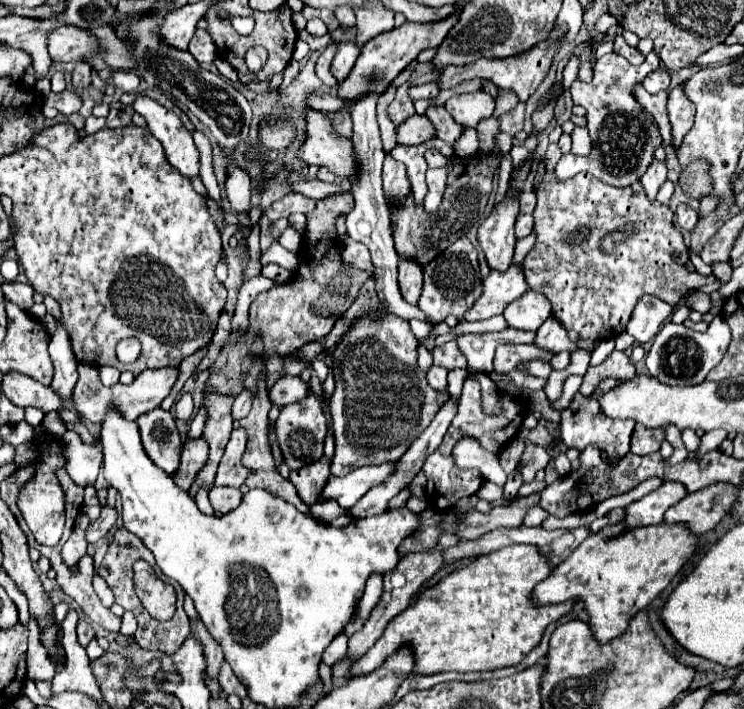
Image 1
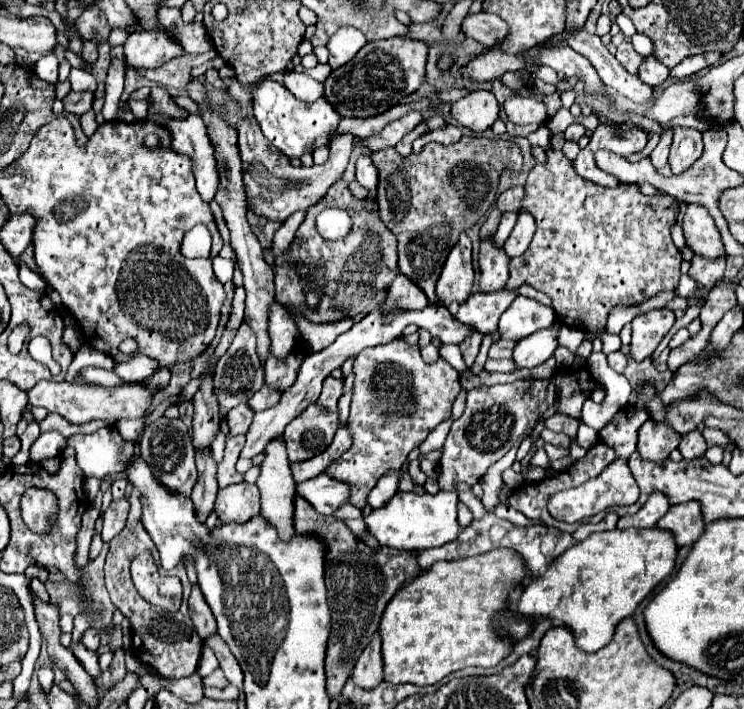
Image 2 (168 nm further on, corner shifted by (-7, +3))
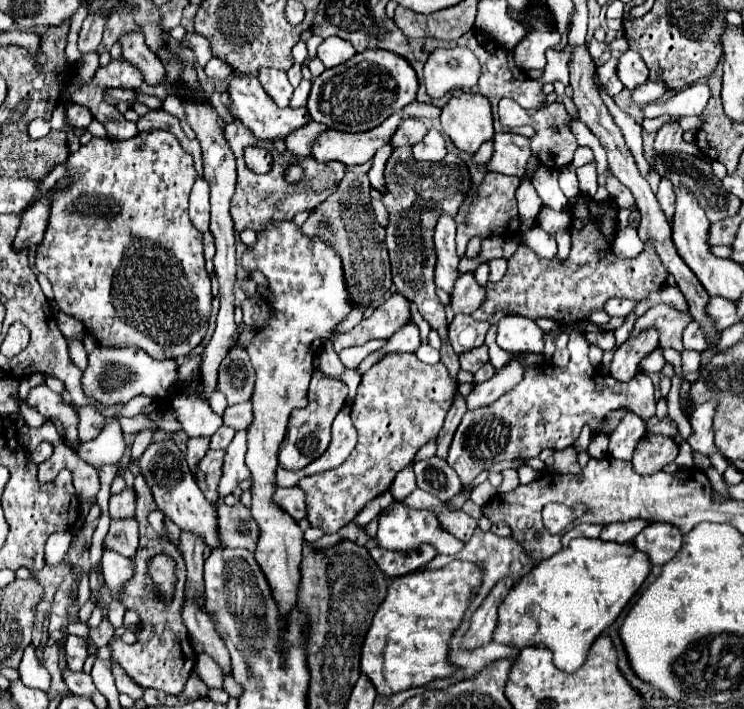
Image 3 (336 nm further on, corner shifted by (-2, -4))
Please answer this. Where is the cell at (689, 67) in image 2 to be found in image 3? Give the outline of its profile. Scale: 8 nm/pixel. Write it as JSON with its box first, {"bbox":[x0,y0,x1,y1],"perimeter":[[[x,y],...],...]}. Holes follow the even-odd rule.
{"bbox":[632,81,666,105],"perimeter":[[[646,81],[644,85],[638,85],[638,89],[632,91],[632,101],[640,103],[640,105],[646,105],[646,103],[658,101],[664,93],[666,93],[666,85],[664,83]]]}

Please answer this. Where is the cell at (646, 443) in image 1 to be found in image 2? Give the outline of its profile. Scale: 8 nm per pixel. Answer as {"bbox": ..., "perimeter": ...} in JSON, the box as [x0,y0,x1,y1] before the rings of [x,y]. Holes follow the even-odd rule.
{"bbox":[637,420,681,462],"perimeter":[[[647,420],[639,430],[637,450],[641,458],[651,462],[661,462],[669,458],[669,454],[679,446],[681,434],[673,432],[673,428],[665,428],[665,424],[653,424]]]}

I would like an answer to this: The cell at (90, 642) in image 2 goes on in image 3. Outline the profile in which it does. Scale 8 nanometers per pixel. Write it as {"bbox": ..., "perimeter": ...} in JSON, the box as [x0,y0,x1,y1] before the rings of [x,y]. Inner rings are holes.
{"bbox":[66,635,88,671],"perimeter":[[[68,635],[68,641],[66,641],[66,657],[68,657],[68,669],[72,671],[82,671],[82,665],[88,657],[88,651],[86,651],[86,641],[76,637],[76,635]]]}

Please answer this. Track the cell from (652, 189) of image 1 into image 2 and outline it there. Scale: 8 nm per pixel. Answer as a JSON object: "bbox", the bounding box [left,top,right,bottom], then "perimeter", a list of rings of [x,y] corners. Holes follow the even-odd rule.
{"bbox":[651,128,671,170],"perimeter":[[[667,128],[661,136],[661,142],[657,144],[657,148],[651,152],[651,162],[657,170],[667,166],[667,158],[669,158],[669,148],[671,148],[671,128]]]}

